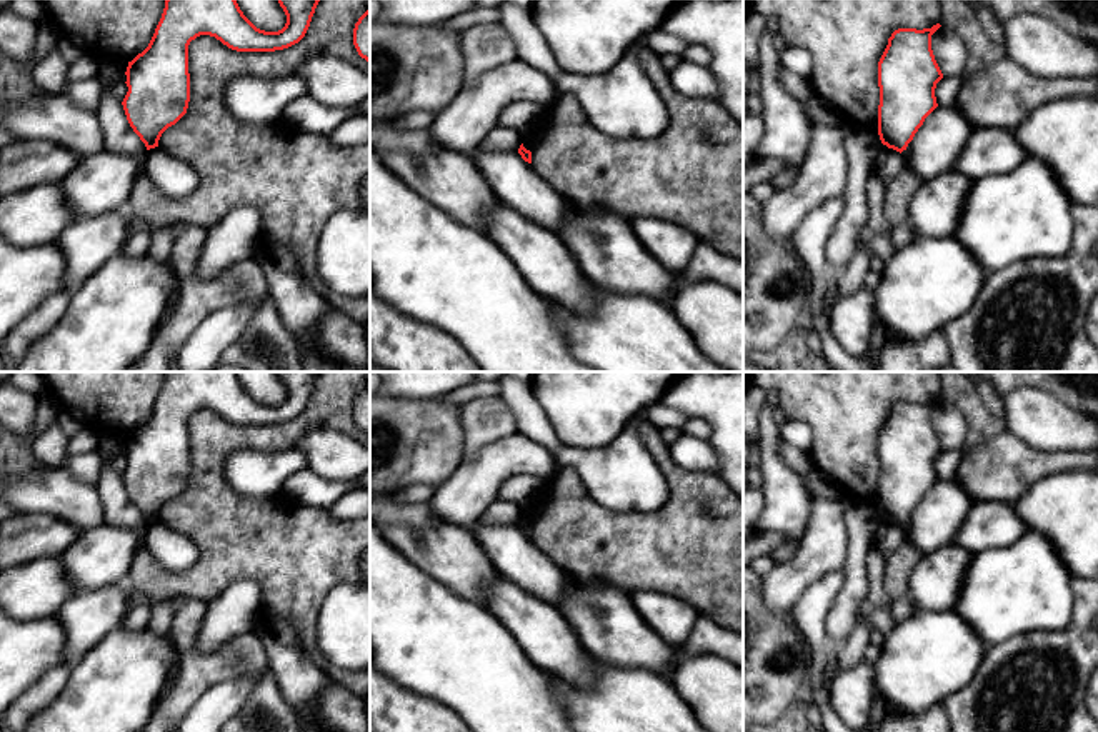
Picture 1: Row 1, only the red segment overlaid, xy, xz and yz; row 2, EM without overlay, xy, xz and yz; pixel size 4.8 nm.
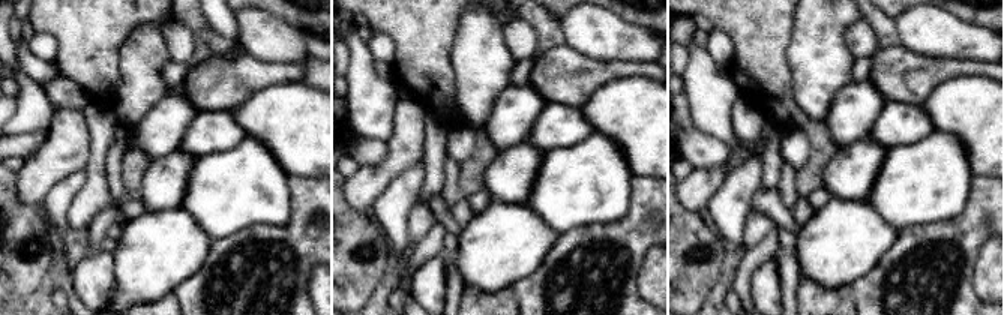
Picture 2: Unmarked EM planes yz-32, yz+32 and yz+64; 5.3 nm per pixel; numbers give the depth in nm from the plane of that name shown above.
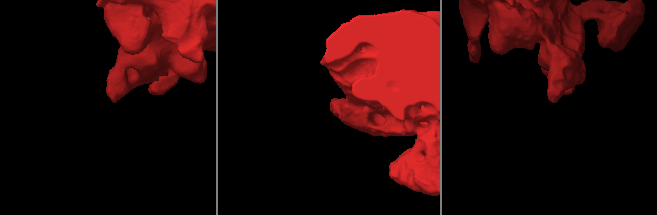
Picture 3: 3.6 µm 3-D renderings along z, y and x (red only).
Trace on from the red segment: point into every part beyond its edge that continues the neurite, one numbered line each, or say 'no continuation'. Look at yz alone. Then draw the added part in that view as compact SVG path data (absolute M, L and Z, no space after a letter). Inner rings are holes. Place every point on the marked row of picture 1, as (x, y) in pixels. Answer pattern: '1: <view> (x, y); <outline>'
no continuation

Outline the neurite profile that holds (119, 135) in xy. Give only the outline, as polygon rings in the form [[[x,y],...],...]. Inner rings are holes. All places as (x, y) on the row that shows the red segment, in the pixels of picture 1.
[[[97,57],[98,80],[102,83],[102,98],[95,112],[103,138],[105,148],[115,153],[125,153],[140,160],[140,177],[148,175],[145,168],[147,147],[130,127],[122,102],[113,95],[113,77],[127,72],[128,62],[117,57]]]

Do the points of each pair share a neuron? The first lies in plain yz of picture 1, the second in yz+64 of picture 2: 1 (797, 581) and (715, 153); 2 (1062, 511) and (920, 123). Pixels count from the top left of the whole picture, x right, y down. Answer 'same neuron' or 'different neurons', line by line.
1: different neurons
2: different neurons

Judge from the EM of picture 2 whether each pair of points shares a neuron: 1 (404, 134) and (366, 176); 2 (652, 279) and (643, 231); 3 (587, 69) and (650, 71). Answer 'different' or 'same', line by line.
1: same
2: different
3: same

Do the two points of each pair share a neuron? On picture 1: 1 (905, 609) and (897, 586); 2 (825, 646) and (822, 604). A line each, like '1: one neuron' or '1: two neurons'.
1: two neurons
2: one neuron

